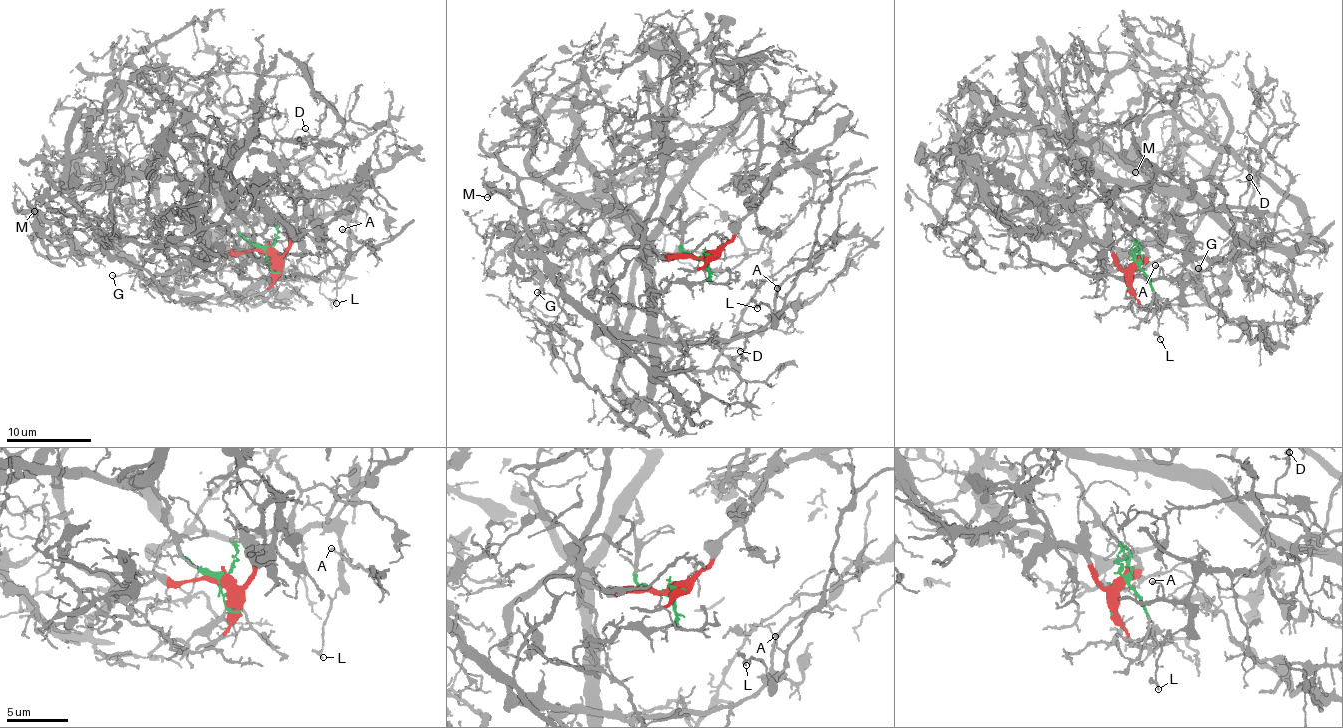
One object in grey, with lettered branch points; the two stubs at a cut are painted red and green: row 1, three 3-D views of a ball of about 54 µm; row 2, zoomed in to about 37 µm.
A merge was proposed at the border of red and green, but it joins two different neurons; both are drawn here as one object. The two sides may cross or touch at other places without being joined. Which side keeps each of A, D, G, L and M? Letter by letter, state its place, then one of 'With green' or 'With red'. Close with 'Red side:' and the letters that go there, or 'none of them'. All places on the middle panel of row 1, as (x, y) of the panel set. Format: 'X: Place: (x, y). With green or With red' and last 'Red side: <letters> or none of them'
A: Place: (777, 288). With red
D: Place: (740, 351). With red
G: Place: (537, 292). With red
L: Place: (757, 308). With red
M: Place: (487, 197). With green
Red side: A, D, G, L

